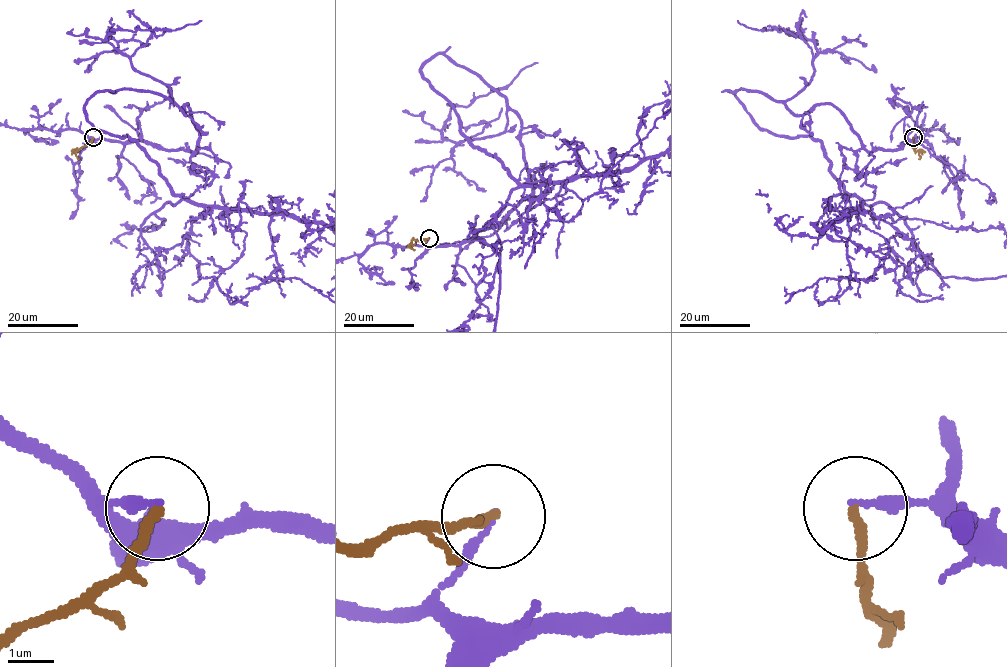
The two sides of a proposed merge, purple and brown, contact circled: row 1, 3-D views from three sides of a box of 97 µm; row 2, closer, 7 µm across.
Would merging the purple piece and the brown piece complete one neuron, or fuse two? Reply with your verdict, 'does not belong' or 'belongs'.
does not belong

